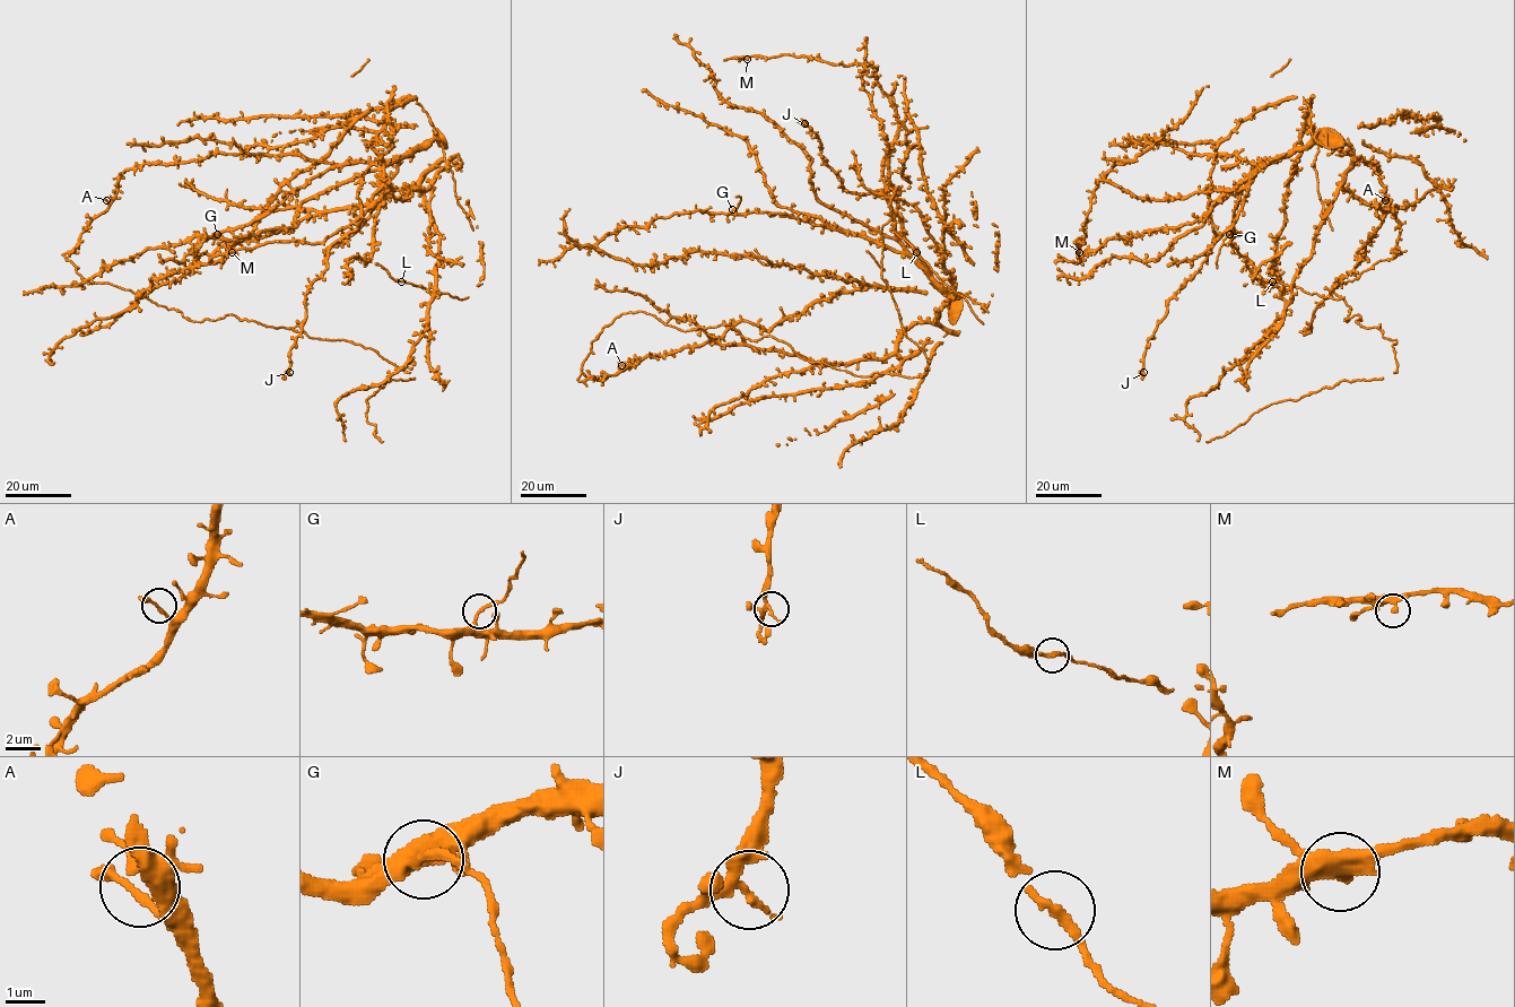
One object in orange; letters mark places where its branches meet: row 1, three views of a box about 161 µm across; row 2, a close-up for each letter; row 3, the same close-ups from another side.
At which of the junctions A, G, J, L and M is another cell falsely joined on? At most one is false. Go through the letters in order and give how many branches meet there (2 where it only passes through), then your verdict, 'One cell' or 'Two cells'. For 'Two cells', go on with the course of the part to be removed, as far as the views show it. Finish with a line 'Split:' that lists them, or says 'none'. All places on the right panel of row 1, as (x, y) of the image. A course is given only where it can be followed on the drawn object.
A: Branches: 2. One cell
G: Branches: 2. Two cells. Course of the part to remove: (1229, 234), (1220, 249), (1217, 268)
J: Branches: 2. One cell
L: Branches: 2. One cell
M: Branches: 2. One cell
Split: G

